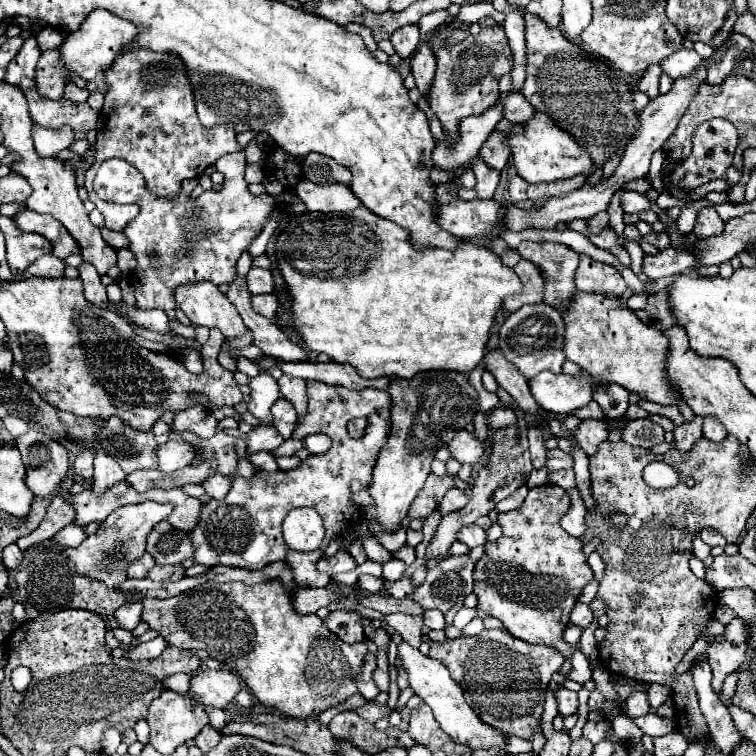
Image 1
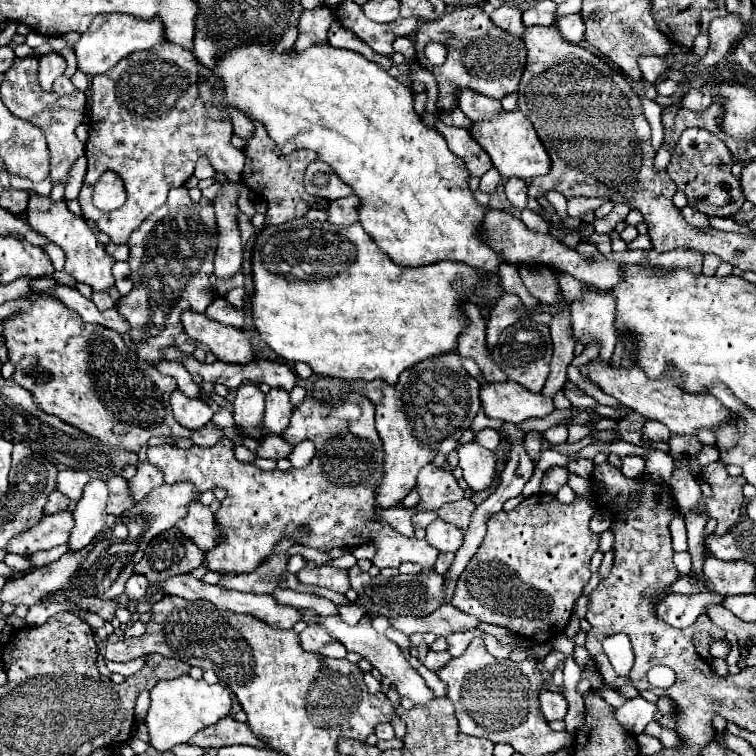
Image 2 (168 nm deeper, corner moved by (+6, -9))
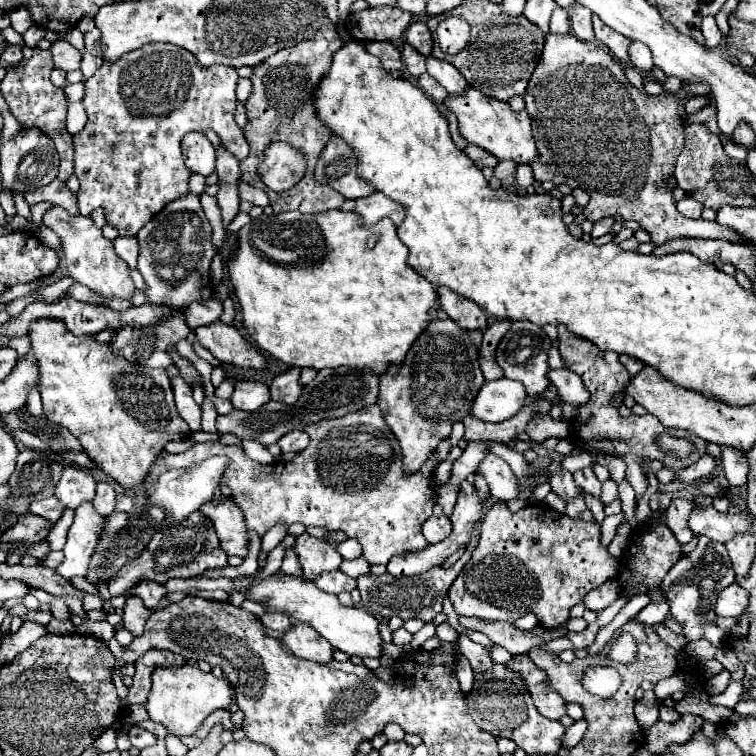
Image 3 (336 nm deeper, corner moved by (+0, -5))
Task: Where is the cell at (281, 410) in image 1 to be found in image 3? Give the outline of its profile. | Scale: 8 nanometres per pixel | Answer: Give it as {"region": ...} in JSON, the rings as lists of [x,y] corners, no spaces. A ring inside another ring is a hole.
{"region":[[[291,368],[285,374],[277,376],[269,390],[271,390],[271,398],[275,402],[283,402],[283,404],[295,404],[301,396],[301,384],[299,384],[299,374],[301,368]]]}

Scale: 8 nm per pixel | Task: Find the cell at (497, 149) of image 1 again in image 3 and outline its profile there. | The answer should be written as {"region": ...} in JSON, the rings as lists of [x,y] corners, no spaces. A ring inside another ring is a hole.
{"region":[[[469,144],[469,146],[465,148],[465,154],[475,162],[475,166],[477,166],[477,168],[485,168],[485,166],[493,168],[493,166],[497,164],[497,158],[495,158],[493,154],[487,154],[483,148],[473,146],[473,144]]]}

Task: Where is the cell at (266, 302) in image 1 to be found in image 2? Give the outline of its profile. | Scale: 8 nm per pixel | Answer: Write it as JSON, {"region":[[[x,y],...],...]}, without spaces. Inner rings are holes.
{"region":[[[215,298],[209,308],[205,310],[205,314],[215,320],[215,322],[221,322],[221,324],[229,324],[229,326],[235,326],[235,328],[241,328],[243,326],[243,310],[235,310],[231,308],[231,304],[225,300],[225,298]]]}

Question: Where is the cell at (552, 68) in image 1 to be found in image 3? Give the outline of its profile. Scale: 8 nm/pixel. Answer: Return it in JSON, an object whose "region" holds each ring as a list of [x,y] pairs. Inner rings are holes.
{"region":[[[549,32],[545,36],[545,48],[543,48],[543,54],[541,54],[541,60],[529,80],[529,86],[527,86],[527,92],[525,92],[525,104],[527,104],[527,112],[531,116],[531,122],[533,122],[533,136],[535,136],[535,142],[537,142],[537,148],[539,148],[539,162],[531,164],[533,168],[533,176],[537,182],[553,182],[555,186],[569,186],[569,188],[583,188],[591,200],[589,204],[583,208],[583,216],[591,222],[597,222],[605,216],[615,216],[619,214],[623,220],[637,220],[641,224],[641,228],[645,228],[649,234],[651,234],[651,240],[653,244],[661,246],[665,244],[667,240],[673,240],[673,238],[719,238],[719,240],[727,240],[727,242],[739,242],[739,244],[751,244],[749,240],[745,240],[743,236],[739,236],[735,230],[727,228],[727,226],[721,226],[721,224],[715,224],[715,222],[709,222],[709,220],[689,220],[685,216],[681,216],[681,212],[677,210],[677,202],[673,198],[673,170],[675,170],[675,160],[683,148],[683,120],[681,120],[681,114],[679,114],[679,100],[677,96],[673,94],[659,94],[659,96],[649,96],[649,94],[641,94],[635,86],[631,86],[631,82],[625,78],[625,66],[619,64],[611,52],[603,46],[603,44],[595,44],[595,42],[581,42],[577,40],[573,34],[553,34]]]}

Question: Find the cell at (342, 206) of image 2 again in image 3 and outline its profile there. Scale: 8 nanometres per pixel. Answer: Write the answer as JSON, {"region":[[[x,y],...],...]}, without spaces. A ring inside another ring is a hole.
{"region":[[[373,192],[365,198],[357,198],[355,200],[355,210],[353,210],[363,226],[373,226],[375,222],[379,222],[381,218],[391,218],[395,226],[399,226],[403,222],[403,206],[395,204],[391,198],[387,198],[385,194]]]}

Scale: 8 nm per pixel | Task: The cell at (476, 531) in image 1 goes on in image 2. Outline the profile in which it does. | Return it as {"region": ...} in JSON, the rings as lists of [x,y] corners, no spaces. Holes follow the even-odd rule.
{"region":[[[441,518],[433,520],[425,528],[425,532],[427,532],[425,540],[439,552],[457,552],[463,544],[463,532],[457,526],[443,522]]]}

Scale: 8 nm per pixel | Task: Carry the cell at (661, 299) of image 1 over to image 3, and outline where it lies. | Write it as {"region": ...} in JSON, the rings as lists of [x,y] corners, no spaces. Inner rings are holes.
{"region":[[[626,354],[620,355],[620,361],[622,364],[625,364],[625,368],[627,368],[627,372],[631,374],[631,376],[635,376],[635,372],[641,372],[643,370],[643,362],[639,362],[635,358],[632,358]]]}

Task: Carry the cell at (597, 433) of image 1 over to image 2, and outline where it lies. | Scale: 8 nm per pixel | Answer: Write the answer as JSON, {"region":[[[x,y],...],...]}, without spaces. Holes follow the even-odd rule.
{"region":[[[573,460],[567,464],[567,470],[571,474],[577,474],[577,476],[583,476],[583,478],[591,478],[591,472],[593,472],[593,460]]]}

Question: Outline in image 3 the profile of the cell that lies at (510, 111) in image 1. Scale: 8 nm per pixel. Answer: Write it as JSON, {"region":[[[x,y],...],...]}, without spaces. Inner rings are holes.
{"region":[[[433,56],[427,58],[427,72],[443,86],[447,88],[449,94],[459,94],[463,96],[467,90],[469,90],[469,84],[467,80],[455,70],[455,66],[451,66],[449,62],[443,62],[443,60],[437,60]]]}

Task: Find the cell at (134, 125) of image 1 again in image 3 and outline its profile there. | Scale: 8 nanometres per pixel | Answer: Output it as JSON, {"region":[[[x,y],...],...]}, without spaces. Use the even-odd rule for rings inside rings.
{"region":[[[147,44],[147,46],[141,46],[139,50],[133,50],[133,52],[127,52],[123,54],[115,64],[107,64],[103,62],[103,66],[89,78],[85,80],[85,98],[83,98],[83,106],[87,110],[87,126],[73,136],[73,144],[75,144],[75,176],[79,178],[79,214],[83,216],[91,216],[91,212],[95,208],[103,208],[105,212],[105,220],[107,224],[111,224],[113,228],[117,228],[117,232],[121,236],[135,236],[157,212],[161,212],[171,200],[175,198],[181,198],[185,196],[185,186],[187,186],[187,180],[191,176],[191,170],[185,166],[183,162],[183,154],[181,154],[181,140],[187,132],[203,132],[203,130],[215,130],[217,136],[221,138],[223,146],[227,152],[231,152],[239,162],[245,160],[249,156],[249,144],[247,140],[243,138],[243,132],[241,128],[235,124],[233,120],[233,114],[235,114],[235,108],[237,108],[237,98],[235,98],[235,86],[237,86],[237,72],[235,68],[227,68],[227,66],[201,66],[199,60],[185,48],[179,48],[179,46],[171,46],[171,44]]]}

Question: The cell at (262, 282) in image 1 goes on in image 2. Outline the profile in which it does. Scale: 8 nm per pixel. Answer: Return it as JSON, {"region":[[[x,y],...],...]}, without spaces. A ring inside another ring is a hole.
{"region":[[[233,288],[231,292],[227,292],[227,296],[225,296],[225,300],[229,300],[229,304],[233,306],[233,308],[237,308],[237,310],[241,310],[243,308],[243,304],[245,304],[245,288]]]}

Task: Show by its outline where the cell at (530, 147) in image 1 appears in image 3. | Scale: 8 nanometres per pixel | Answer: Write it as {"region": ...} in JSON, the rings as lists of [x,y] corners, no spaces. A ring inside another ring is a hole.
{"region":[[[471,88],[465,96],[449,96],[445,106],[455,112],[459,120],[459,132],[469,144],[477,144],[491,152],[497,160],[513,160],[517,164],[531,164],[539,158],[533,134],[531,134],[531,118],[525,110],[513,112],[507,102],[497,98],[489,98],[483,92]]]}

